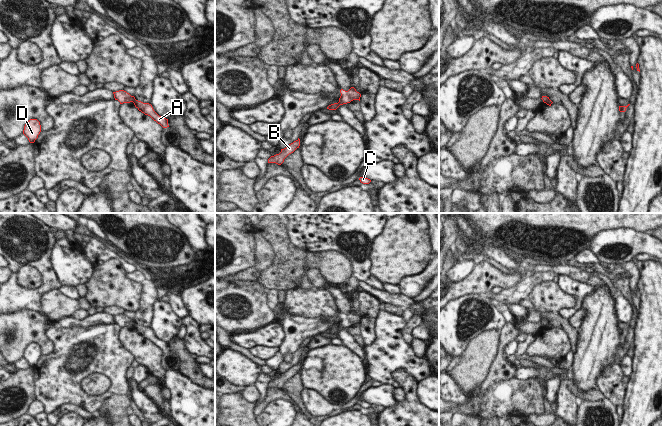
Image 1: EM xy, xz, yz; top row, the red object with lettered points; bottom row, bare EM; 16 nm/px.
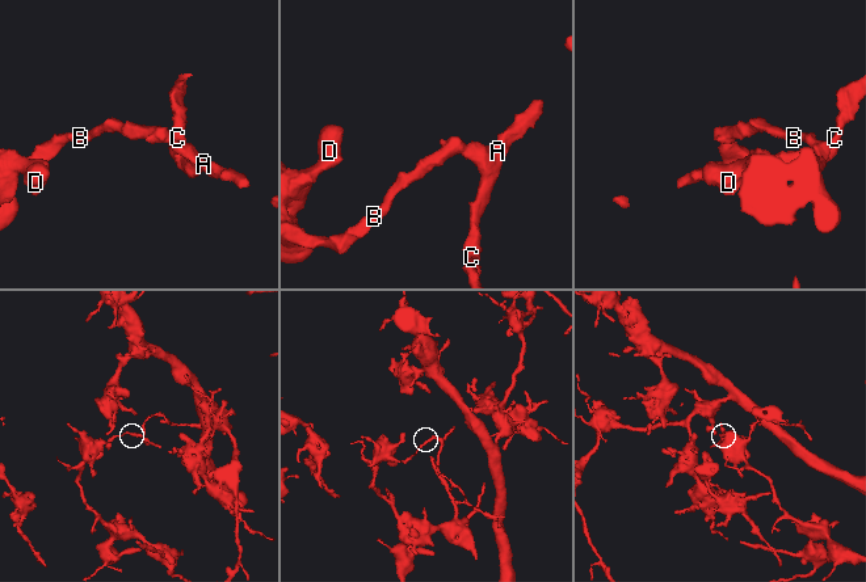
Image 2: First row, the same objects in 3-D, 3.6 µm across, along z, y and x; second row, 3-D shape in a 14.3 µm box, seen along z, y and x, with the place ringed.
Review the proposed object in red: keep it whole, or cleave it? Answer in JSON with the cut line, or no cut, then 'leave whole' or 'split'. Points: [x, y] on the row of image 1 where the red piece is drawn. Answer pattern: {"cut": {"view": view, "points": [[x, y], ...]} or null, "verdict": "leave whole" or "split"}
{"cut": {"view": "xy", "points": [[135, 99], [132, 101]]}, "verdict": "split"}

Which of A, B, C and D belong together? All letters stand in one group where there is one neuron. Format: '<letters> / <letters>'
A C / B D

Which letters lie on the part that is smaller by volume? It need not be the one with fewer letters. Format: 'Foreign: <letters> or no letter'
Foreign: A, C

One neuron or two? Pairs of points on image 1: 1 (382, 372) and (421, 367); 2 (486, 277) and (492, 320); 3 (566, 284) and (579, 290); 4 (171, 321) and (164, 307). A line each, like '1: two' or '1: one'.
1: one
2: two
3: one
4: one

